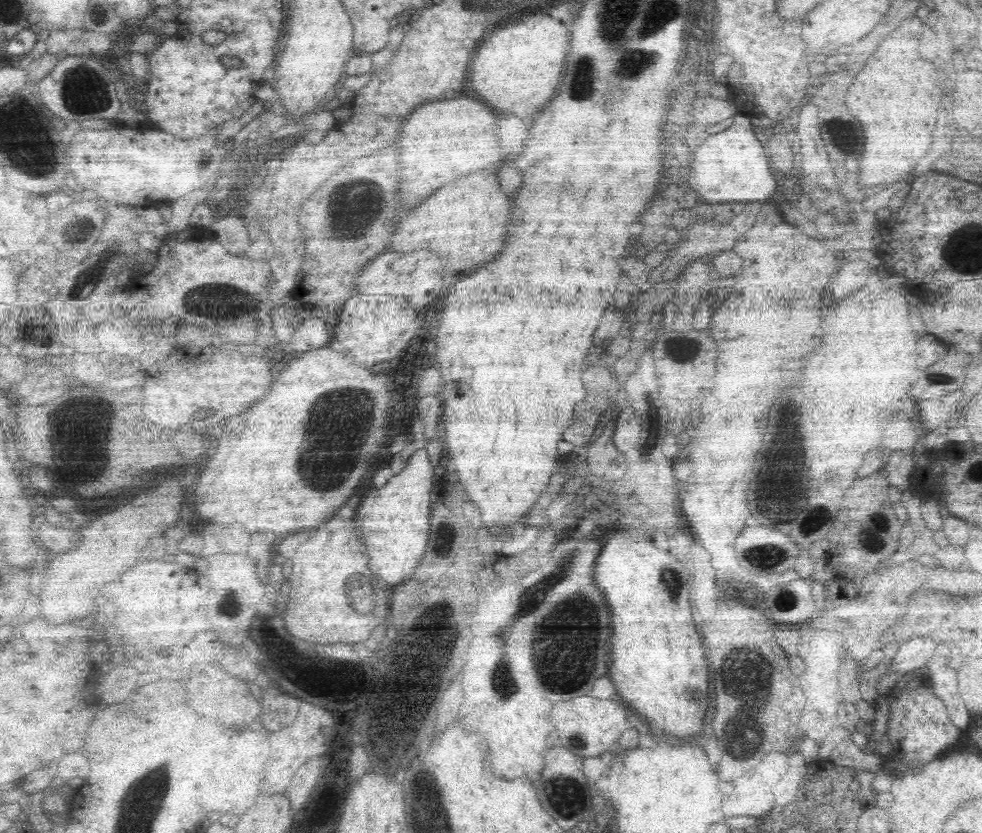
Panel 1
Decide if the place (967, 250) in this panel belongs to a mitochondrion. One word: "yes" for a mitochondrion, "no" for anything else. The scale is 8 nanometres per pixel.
yes

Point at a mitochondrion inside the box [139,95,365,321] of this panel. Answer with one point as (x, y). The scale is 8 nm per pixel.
(217, 142)

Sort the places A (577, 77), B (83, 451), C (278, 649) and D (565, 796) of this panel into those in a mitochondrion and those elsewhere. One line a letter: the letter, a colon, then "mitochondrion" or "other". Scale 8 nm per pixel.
A: mitochondrion
B: mitochondrion
C: mitochondrion
D: mitochondrion

